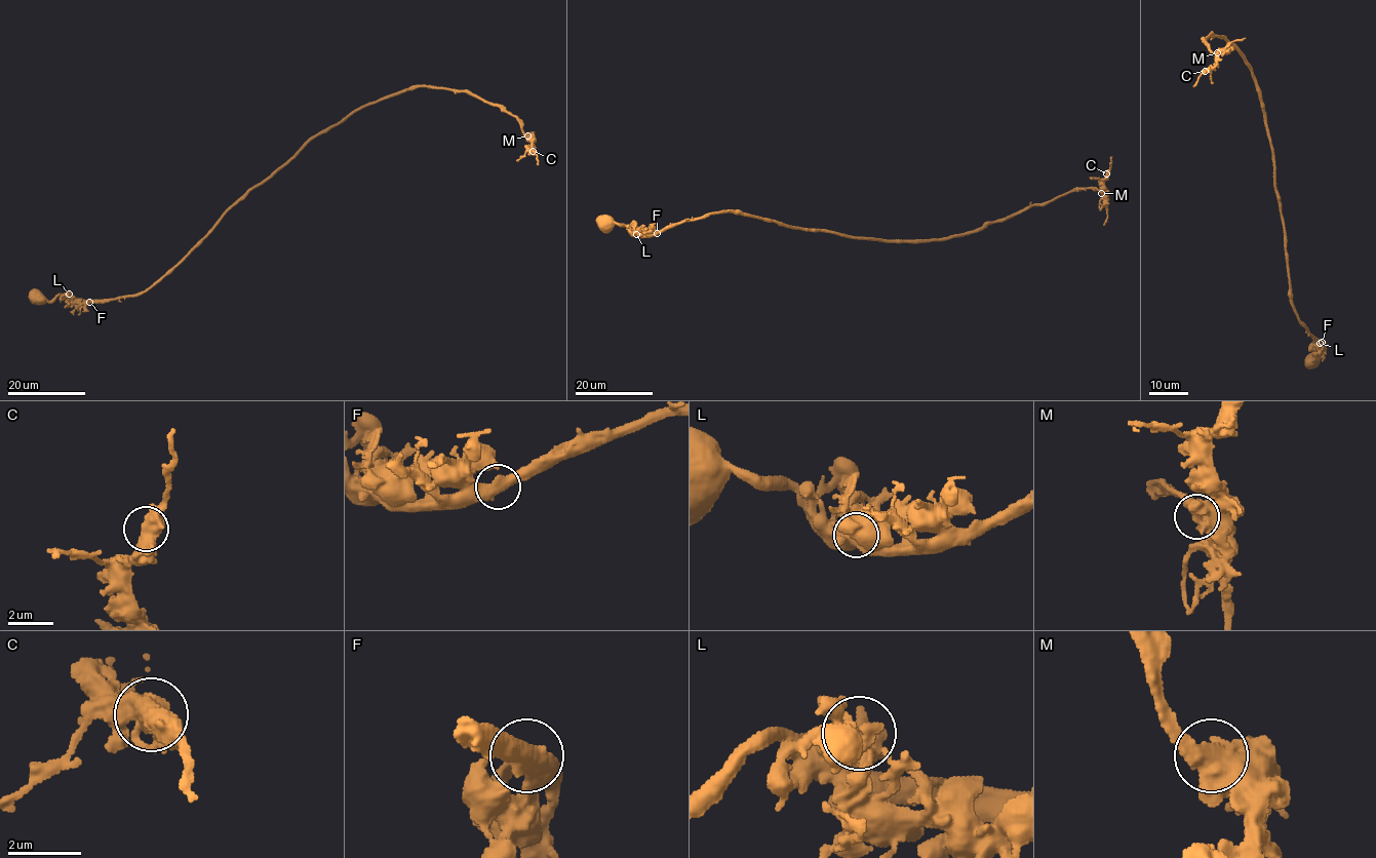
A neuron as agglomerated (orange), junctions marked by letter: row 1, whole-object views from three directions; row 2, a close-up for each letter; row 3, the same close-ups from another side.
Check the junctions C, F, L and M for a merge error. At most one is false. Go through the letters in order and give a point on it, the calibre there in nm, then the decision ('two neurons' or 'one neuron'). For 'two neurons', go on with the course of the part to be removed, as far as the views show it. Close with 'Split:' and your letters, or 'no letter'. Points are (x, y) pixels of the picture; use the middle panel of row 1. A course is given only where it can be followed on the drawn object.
C: place (1106, 173); calibre 600 nm; one neuron
F: place (657, 233); calibre 550 nm; one neuron
L: place (636, 234); calibre 500 nm; one neuron
M: place (1101, 193); calibre 600 nm; one neuron
Split: no letter

